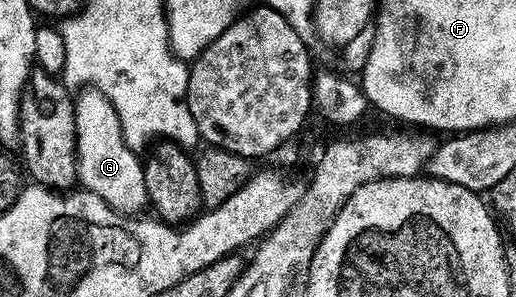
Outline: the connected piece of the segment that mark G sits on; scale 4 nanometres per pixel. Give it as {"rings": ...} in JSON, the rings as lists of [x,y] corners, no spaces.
{"rings":[[[86,89],[76,99],[76,129],[78,130],[78,178],[81,186],[100,197],[127,217],[138,217],[147,210],[150,194],[144,181],[143,160],[126,143],[116,109],[99,91]]]}

